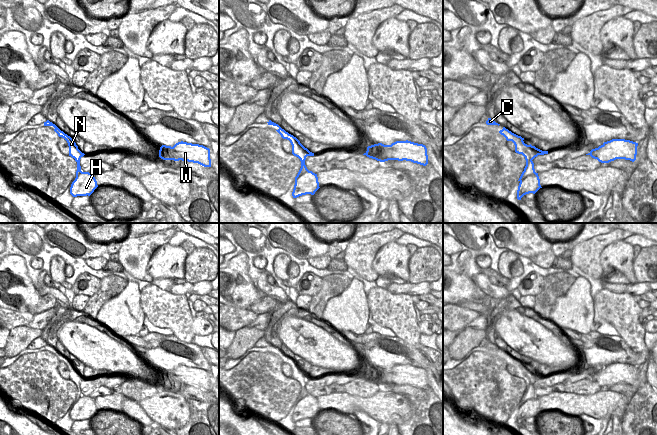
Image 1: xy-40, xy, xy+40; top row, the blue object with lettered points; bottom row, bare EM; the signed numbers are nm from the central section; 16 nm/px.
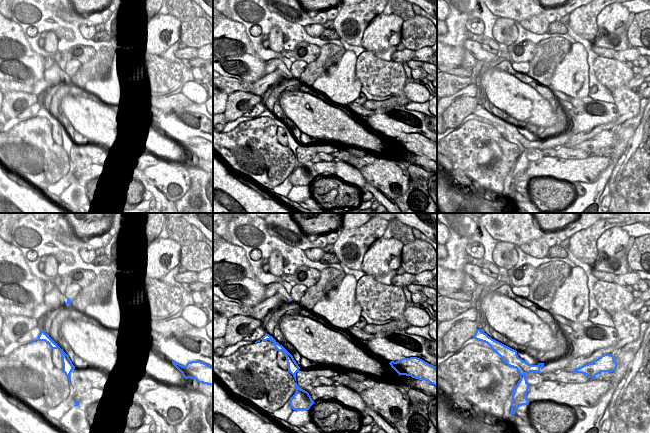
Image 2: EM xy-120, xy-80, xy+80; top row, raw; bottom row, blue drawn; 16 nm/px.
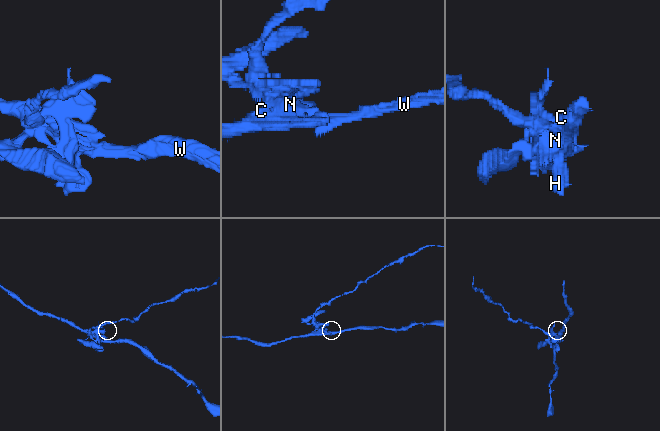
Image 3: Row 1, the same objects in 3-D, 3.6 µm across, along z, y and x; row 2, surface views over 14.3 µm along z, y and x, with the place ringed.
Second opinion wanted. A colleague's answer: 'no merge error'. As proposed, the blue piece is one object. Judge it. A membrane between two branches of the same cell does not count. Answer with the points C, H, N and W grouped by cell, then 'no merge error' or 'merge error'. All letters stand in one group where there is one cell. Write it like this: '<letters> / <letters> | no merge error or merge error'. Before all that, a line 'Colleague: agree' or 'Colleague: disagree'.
Colleague: disagree
C N W / H | merge error

